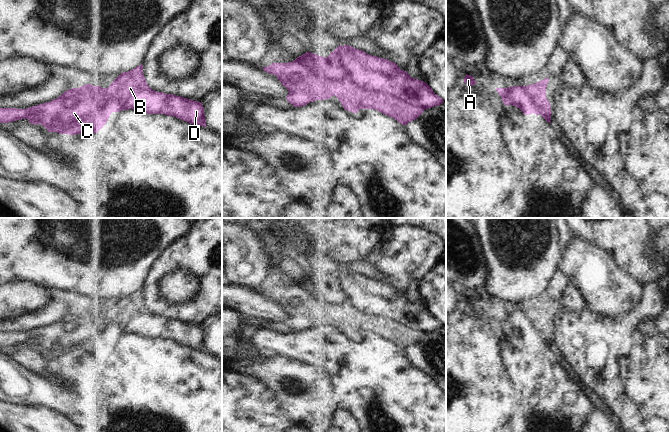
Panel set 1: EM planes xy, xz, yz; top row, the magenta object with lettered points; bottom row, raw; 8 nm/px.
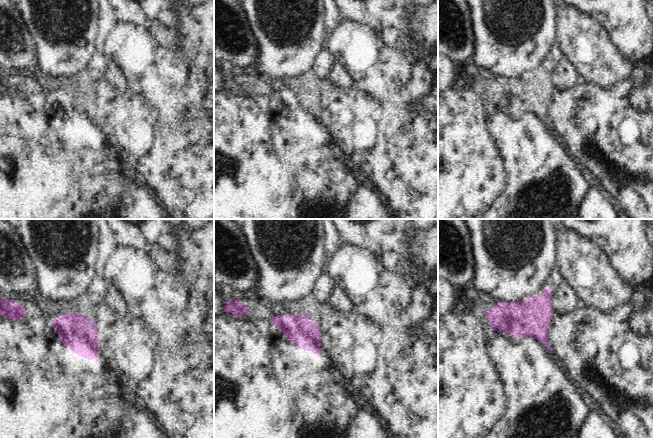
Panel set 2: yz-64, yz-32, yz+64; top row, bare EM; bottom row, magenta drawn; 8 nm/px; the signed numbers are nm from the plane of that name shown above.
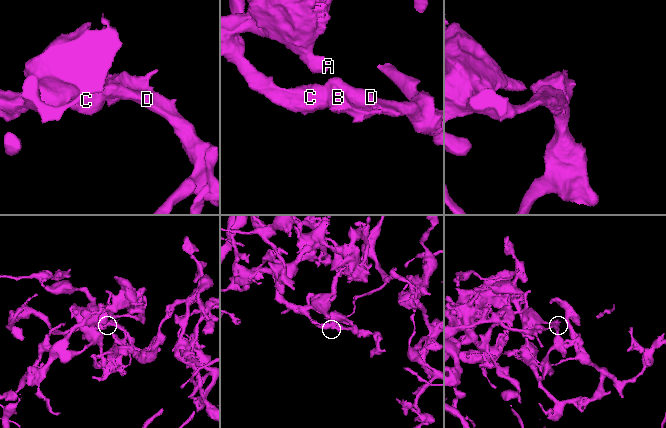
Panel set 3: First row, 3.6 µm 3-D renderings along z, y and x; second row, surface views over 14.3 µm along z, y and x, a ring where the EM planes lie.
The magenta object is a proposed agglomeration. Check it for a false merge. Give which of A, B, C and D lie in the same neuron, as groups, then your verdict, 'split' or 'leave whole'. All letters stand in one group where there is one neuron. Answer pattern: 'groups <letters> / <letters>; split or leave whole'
groups A B C D; leave whole

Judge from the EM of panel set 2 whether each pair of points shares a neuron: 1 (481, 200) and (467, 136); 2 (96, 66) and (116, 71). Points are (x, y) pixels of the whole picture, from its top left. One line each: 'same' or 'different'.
1: same
2: different

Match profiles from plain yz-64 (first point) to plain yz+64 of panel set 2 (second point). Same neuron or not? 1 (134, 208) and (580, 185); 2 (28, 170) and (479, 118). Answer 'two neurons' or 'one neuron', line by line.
1: two neurons
2: one neuron

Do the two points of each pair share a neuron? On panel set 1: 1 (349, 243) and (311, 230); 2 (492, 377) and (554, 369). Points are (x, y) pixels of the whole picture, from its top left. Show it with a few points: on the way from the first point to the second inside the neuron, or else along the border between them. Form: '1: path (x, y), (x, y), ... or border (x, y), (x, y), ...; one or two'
1: path (340, 234), (336, 230), (320, 230); one
2: border (502, 352), (506, 373), (511, 381); two

